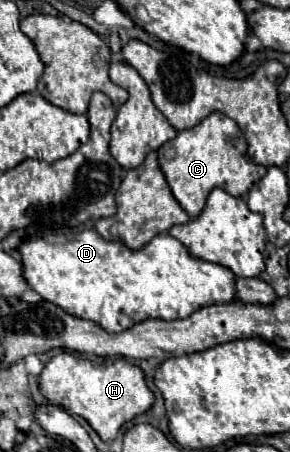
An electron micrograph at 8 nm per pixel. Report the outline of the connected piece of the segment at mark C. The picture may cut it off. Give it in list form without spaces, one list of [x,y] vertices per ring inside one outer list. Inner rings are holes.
[[[211,113],[199,125],[179,131],[175,139],[163,143],[157,149],[157,159],[173,197],[191,219],[201,213],[207,195],[213,189],[219,187],[233,197],[243,197],[247,195],[249,187],[257,183],[257,179],[261,179],[267,171],[267,167],[249,161],[243,133],[239,131],[237,123],[223,113]]]

